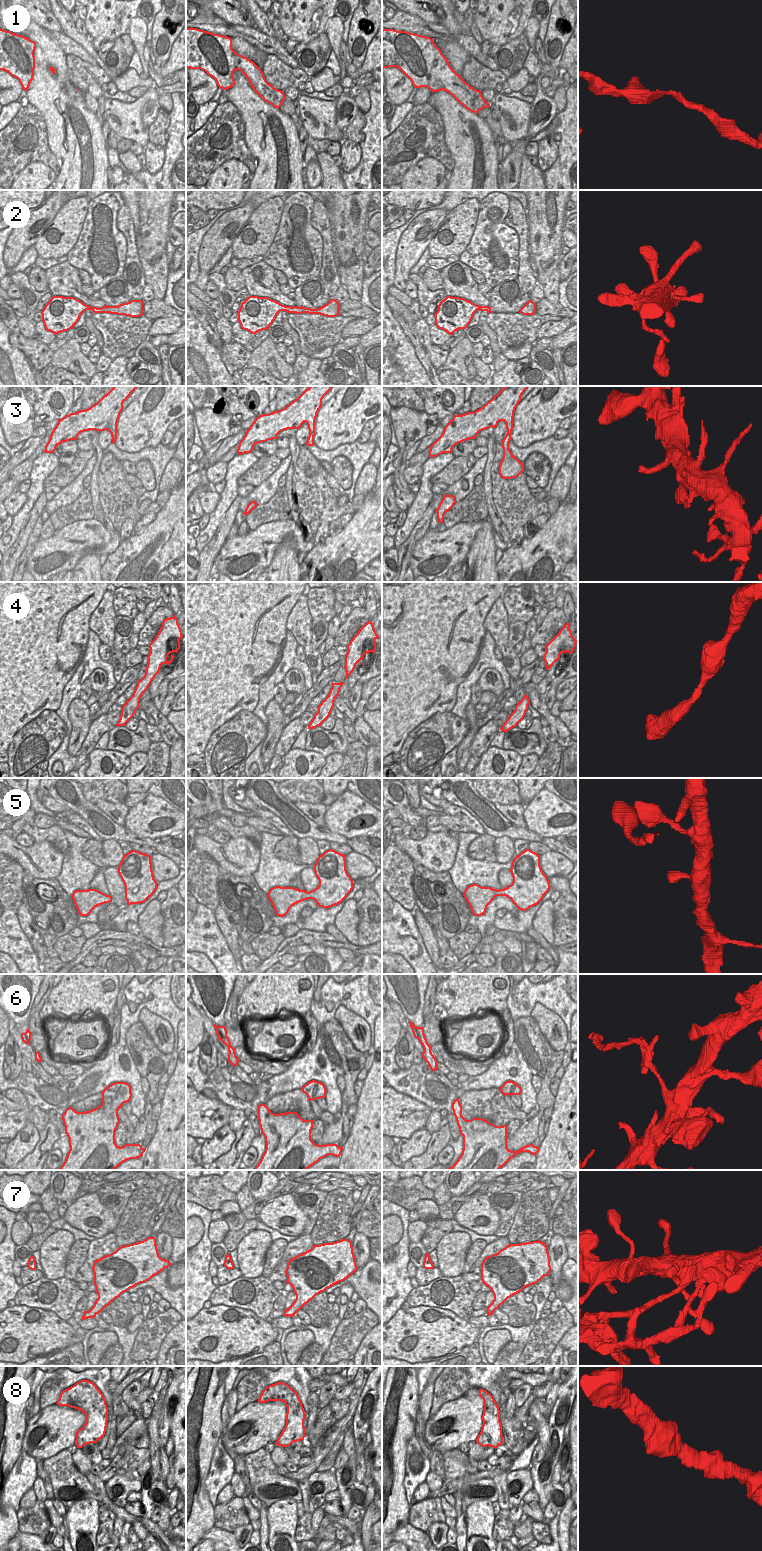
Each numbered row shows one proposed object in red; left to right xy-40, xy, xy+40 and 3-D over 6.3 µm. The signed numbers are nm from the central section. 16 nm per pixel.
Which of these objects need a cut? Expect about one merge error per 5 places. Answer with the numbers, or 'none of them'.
6, 7.

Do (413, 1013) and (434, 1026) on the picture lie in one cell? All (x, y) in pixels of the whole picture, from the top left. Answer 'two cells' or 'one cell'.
two cells

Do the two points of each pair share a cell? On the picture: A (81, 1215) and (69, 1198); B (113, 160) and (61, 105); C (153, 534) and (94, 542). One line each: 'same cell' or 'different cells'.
A: different cells
B: different cells
C: different cells

